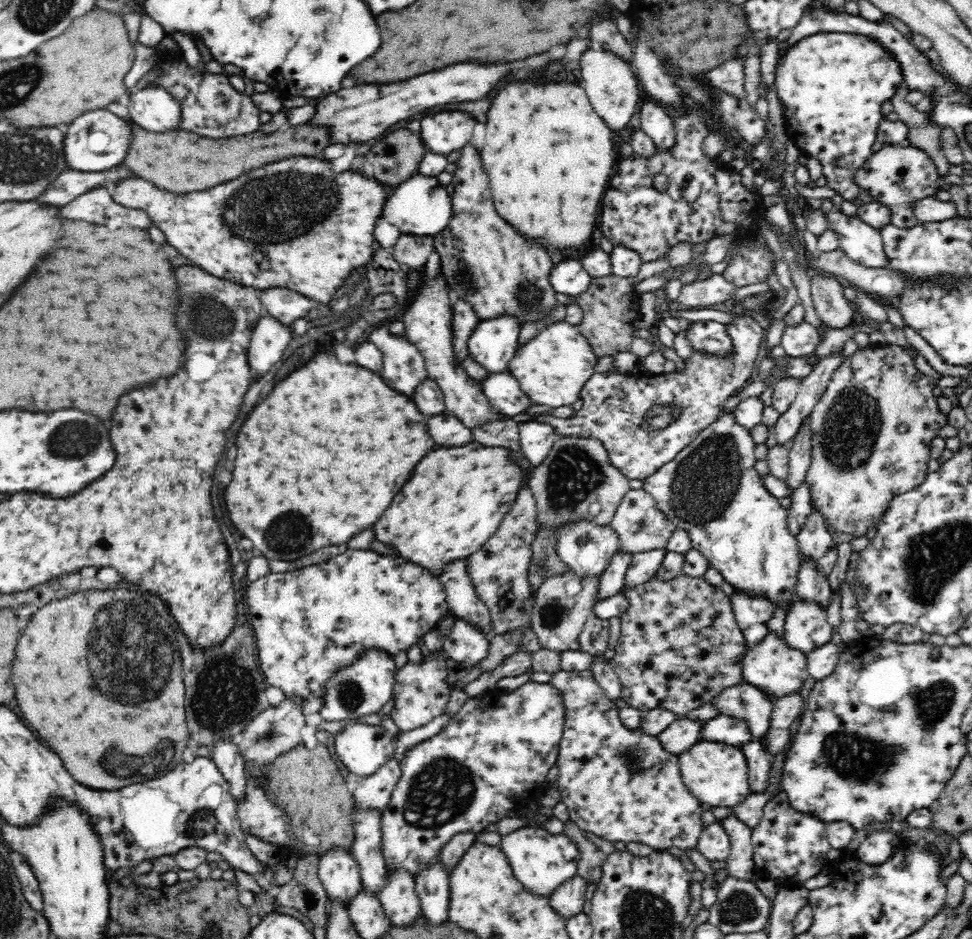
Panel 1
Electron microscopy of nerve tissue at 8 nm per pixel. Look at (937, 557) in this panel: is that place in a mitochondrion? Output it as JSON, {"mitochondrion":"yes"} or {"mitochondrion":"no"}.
{"mitochondrion":"yes"}

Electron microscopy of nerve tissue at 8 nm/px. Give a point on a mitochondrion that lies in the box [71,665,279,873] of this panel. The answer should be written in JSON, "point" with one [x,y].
{"point":[203,821]}

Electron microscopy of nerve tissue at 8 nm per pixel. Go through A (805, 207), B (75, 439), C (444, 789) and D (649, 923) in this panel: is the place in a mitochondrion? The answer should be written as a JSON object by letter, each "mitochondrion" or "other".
{"A":"other","B":"mitochondrion","C":"mitochondrion","D":"mitochondrion"}

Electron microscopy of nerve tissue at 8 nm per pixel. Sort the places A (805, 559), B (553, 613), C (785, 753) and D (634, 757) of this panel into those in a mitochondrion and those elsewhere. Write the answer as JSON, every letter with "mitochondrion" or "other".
{"A":"other","B":"mitochondrion","C":"other","D":"mitochondrion"}

